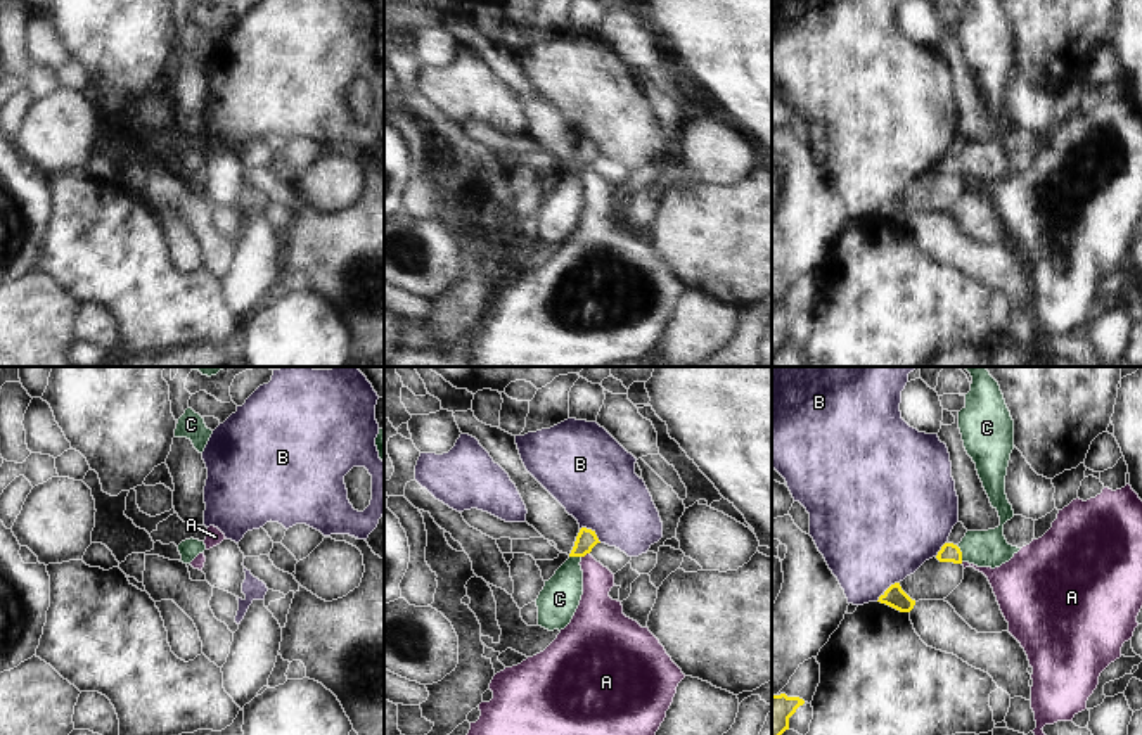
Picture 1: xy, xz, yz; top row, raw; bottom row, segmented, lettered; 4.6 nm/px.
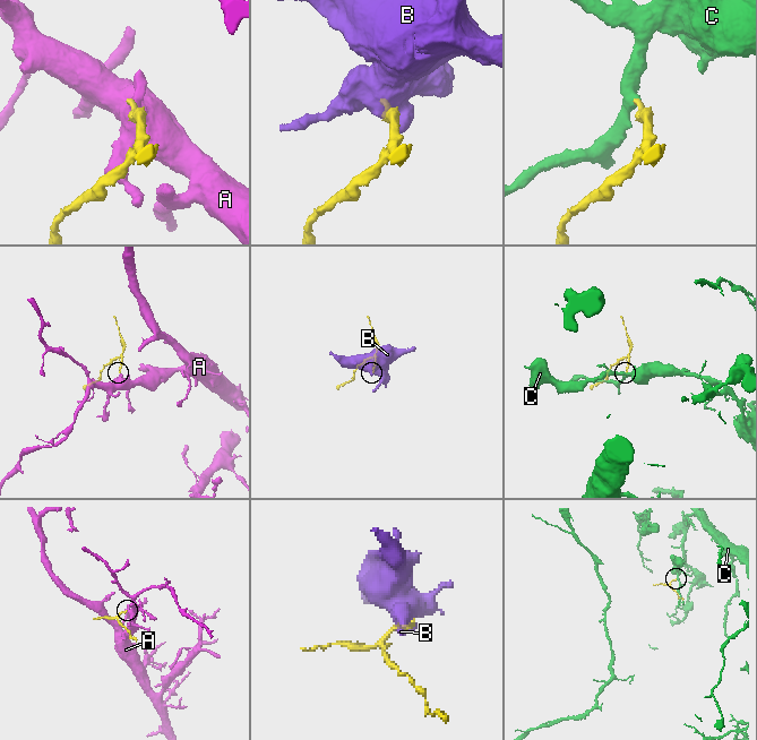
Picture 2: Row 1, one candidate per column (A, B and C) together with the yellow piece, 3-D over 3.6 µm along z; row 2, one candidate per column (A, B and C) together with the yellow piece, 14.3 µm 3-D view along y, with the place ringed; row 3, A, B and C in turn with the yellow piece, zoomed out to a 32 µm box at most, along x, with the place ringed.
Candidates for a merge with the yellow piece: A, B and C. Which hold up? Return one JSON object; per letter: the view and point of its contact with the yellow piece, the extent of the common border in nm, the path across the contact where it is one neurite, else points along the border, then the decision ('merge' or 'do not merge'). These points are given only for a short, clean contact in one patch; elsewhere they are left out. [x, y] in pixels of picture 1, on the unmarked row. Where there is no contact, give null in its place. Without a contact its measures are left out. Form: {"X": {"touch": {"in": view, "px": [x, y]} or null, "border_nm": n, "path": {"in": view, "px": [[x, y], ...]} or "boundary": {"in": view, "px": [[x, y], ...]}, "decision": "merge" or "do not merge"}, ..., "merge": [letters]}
{"A": {"touch": {"in": "xz", "px": [585, 166]}, "border_nm": 50, "boundary": {"in": "xz", "px": [[589, 165], [582, 170]]}, "decision": "do not merge"}, "B": {"touch": {"in": "xz", "px": [592, 144]}, "border_nm": 120, "decision": "do not merge"}, "C": {"touch": {"in": "yz", "px": [961, 166]}, "border_nm": 90, "path": {"in": "yz", "px": [[949, 165], [961, 166], [971, 161], [985, 161]]}, "decision": "merge"}, "merge": ["C"]}

